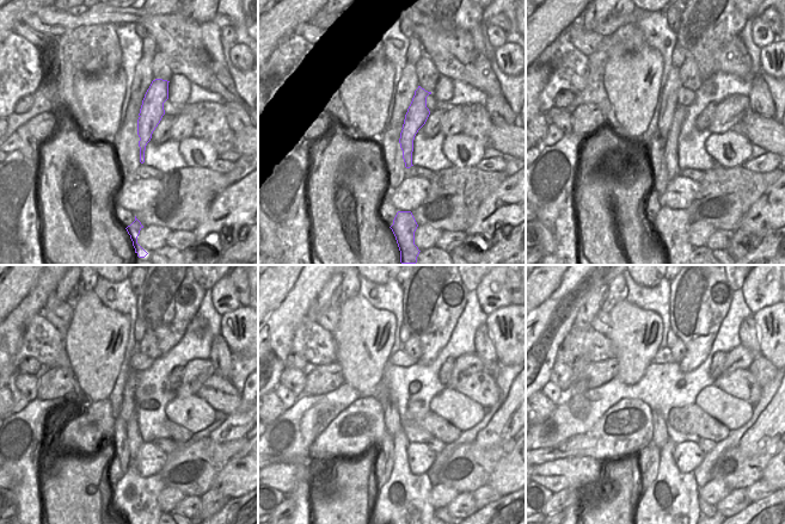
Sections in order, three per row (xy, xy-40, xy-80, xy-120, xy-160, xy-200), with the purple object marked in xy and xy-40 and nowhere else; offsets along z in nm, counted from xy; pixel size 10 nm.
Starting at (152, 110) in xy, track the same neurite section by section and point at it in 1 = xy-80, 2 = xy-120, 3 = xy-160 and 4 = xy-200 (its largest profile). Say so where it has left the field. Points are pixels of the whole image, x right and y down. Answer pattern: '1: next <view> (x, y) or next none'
1: next xy-80 (670, 152)
2: next xy-120 (135, 495)
3: next xy-160 (403, 504)
4: next xy-200 (669, 507)

